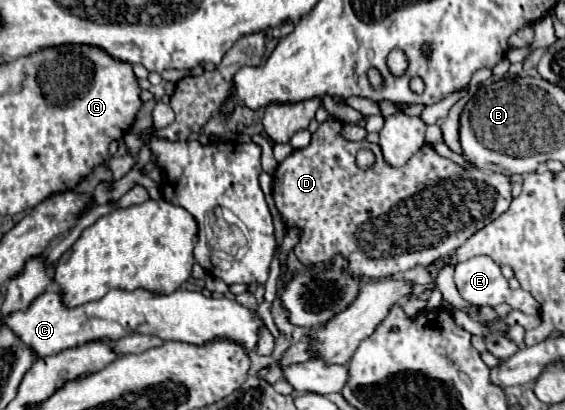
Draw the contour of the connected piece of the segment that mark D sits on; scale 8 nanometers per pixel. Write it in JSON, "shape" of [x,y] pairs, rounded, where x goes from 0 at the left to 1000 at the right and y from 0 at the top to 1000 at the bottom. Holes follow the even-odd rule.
{"shape":[[[570,298],[556,322],[549,356],[520,366],[485,424],[485,498],[499,522],[503,551],[535,561],[520,600],[524,629],[538,649],[584,654],[595,624],[616,634],[612,663],[619,673],[680,678],[690,668],[719,663],[733,649],[758,649],[765,634],[789,624],[821,595],[850,556],[888,527],[906,493],[903,434],[864,415],[818,410],[814,400],[775,380],[761,356],[747,356],[715,405],[687,410],[676,390],[669,351],[616,346],[602,332],[602,298]],[[651,361],[662,371],[662,400],[648,415],[634,410],[630,376]]]}

